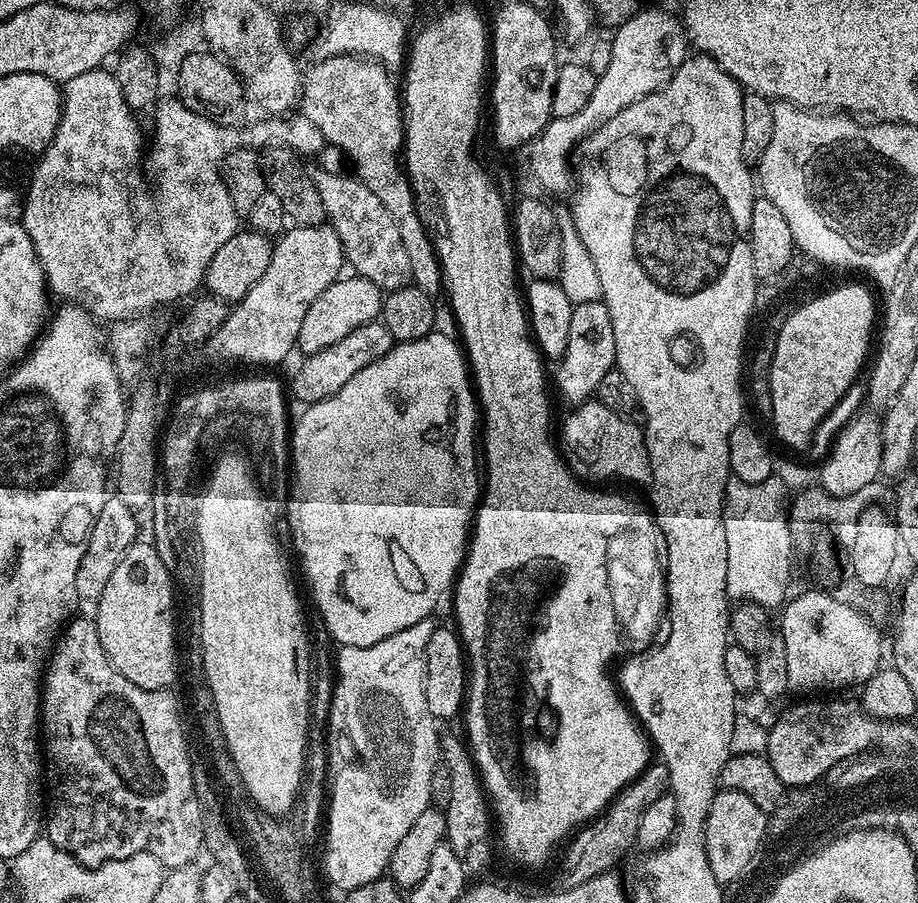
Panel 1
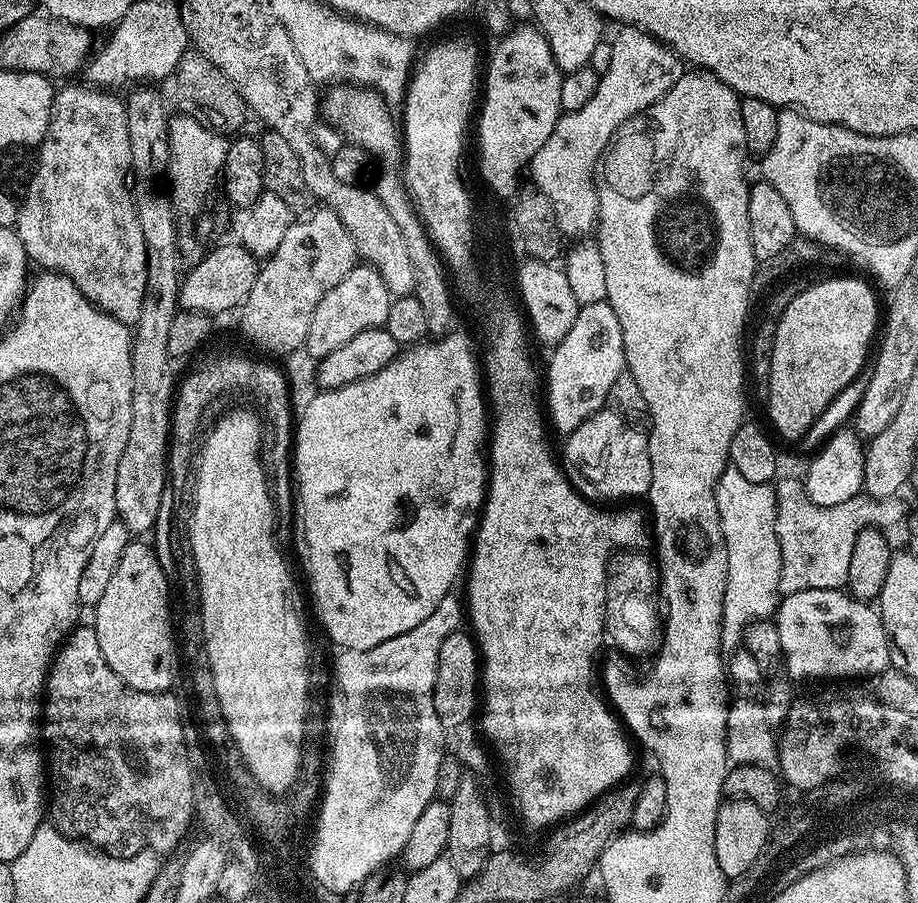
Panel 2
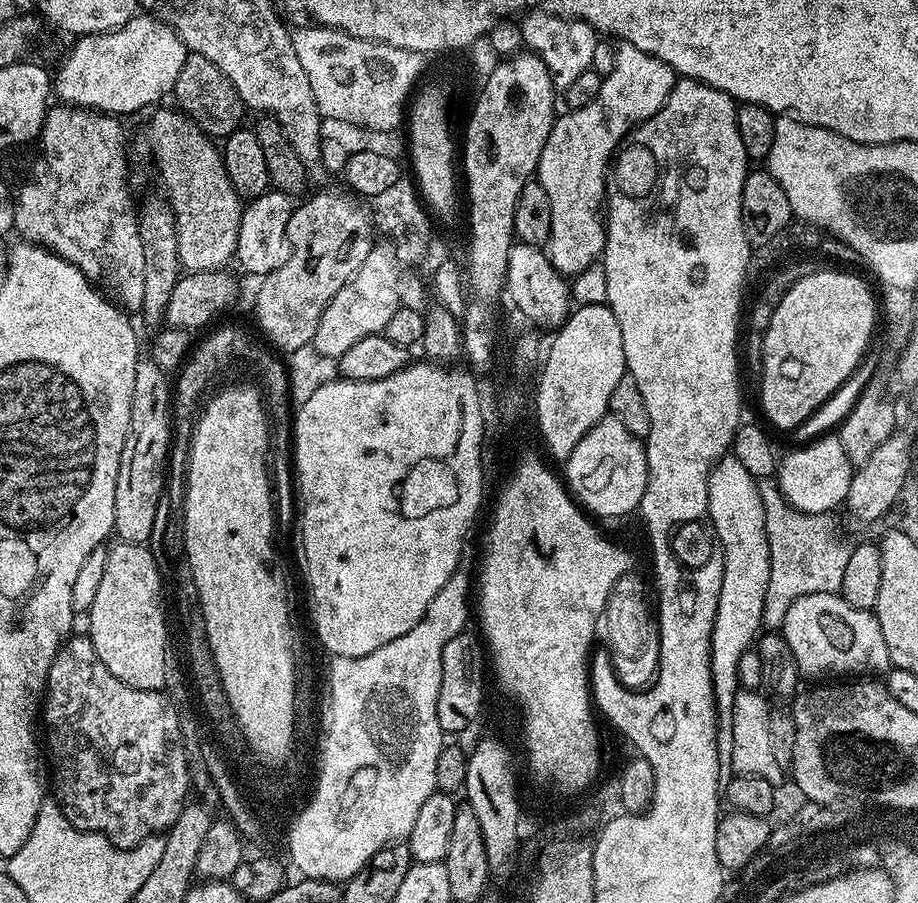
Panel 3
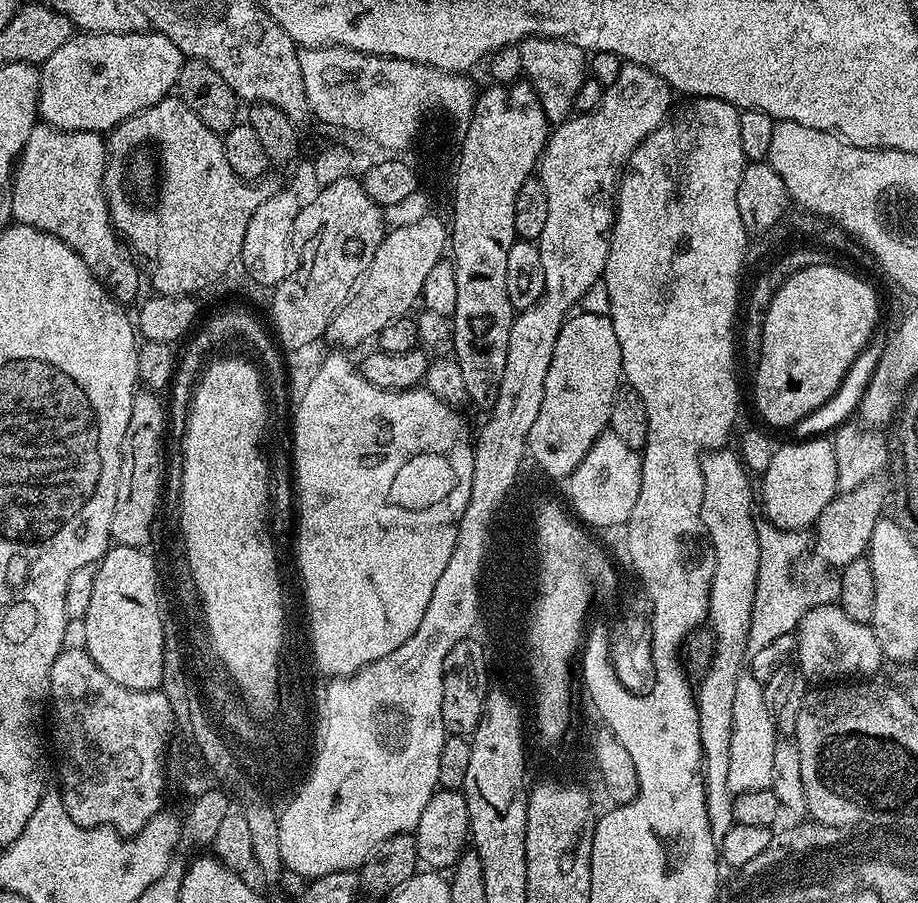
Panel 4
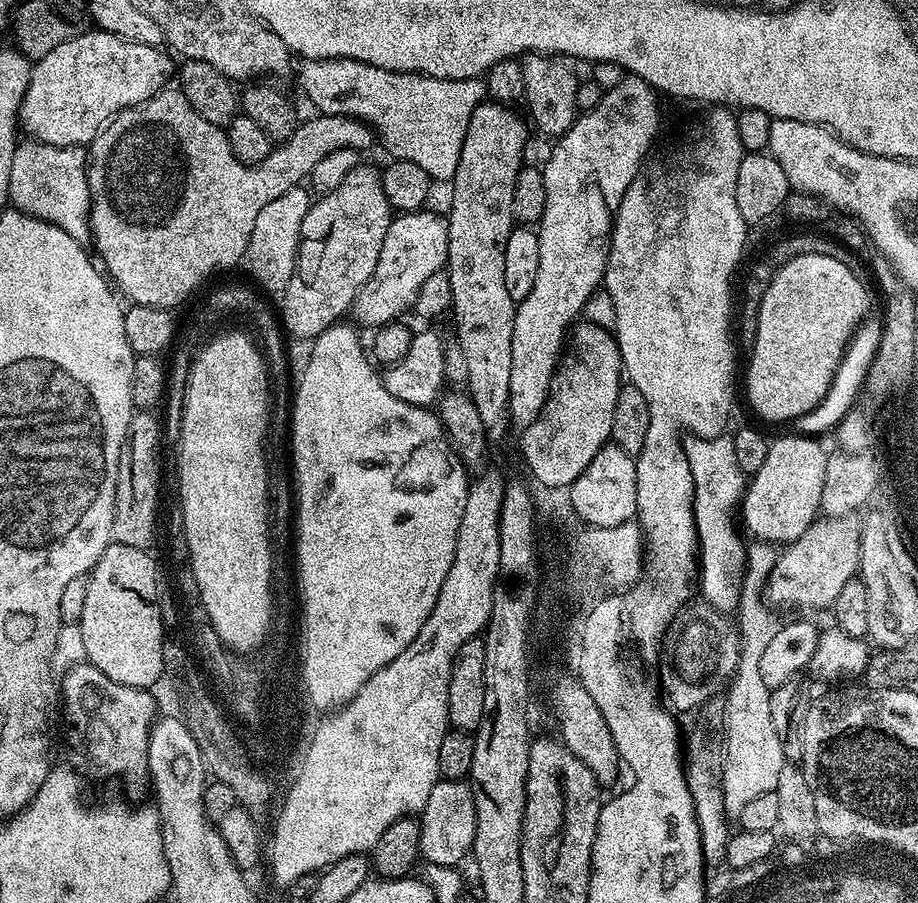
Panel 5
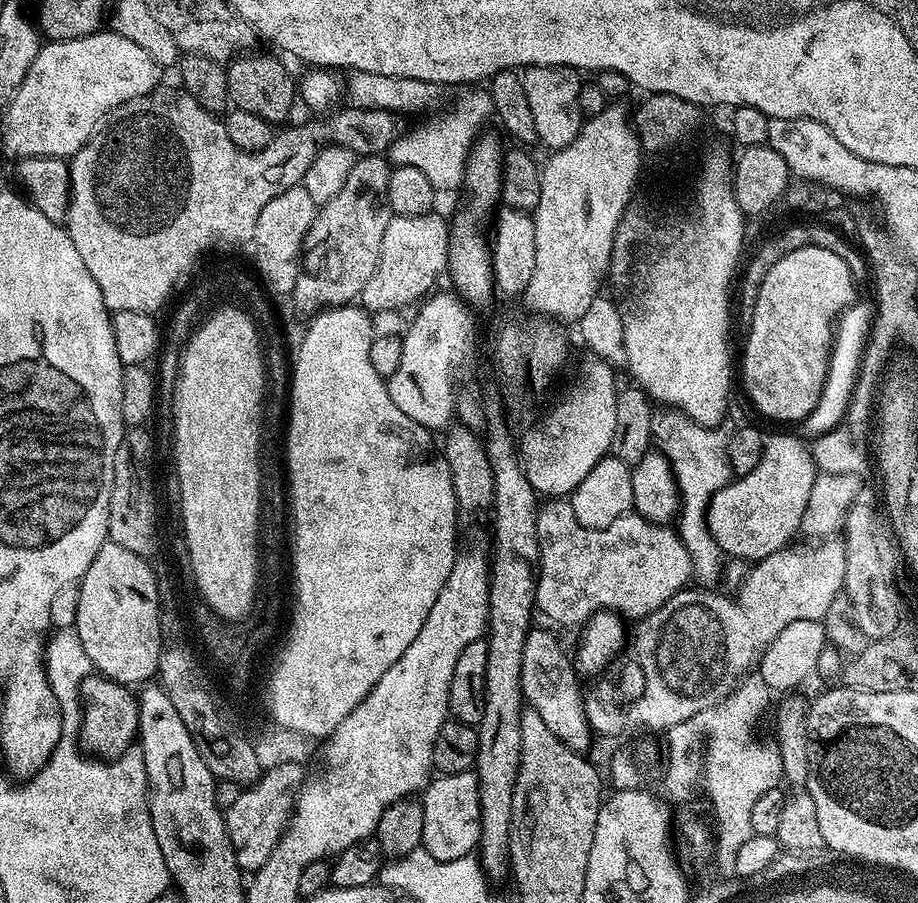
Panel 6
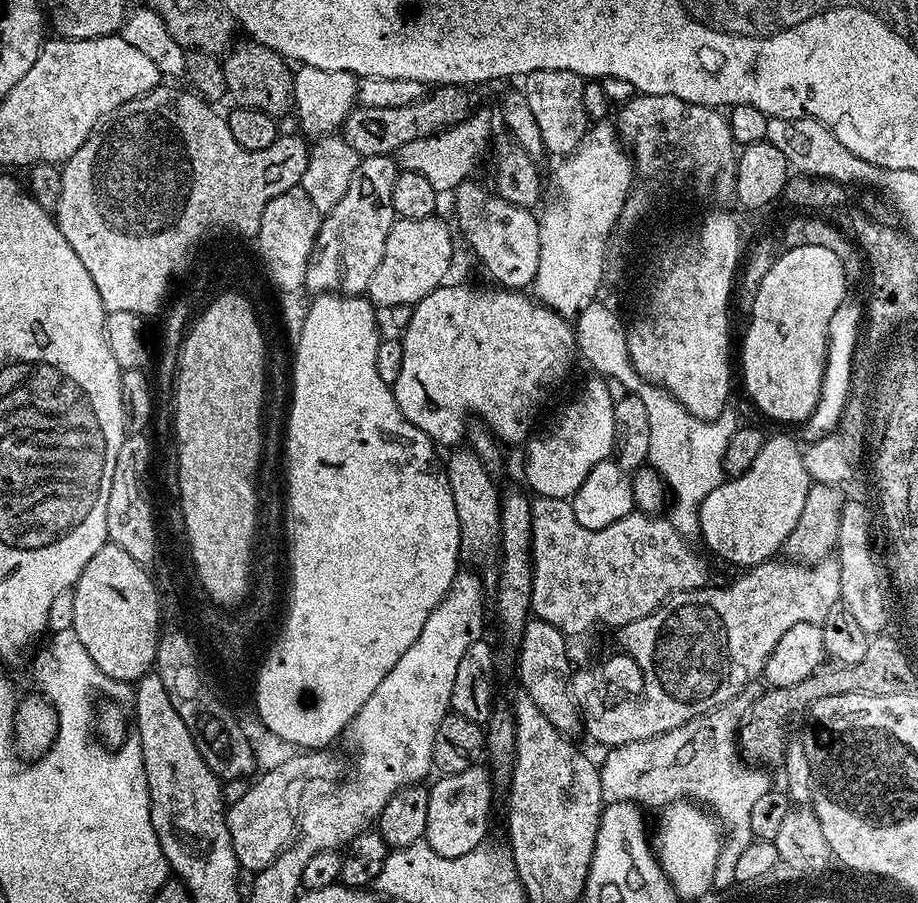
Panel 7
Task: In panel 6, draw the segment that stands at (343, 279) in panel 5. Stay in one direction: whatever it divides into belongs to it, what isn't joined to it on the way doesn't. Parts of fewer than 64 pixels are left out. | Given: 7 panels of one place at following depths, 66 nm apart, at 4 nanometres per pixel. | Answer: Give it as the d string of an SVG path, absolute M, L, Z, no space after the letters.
M383 155L359 157L346 178L346 186L317 211L304 239L302 271L294 296L302 311L316 314L329 306L351 305L370 282L378 266L382 234L386 234L386 226L394 215L388 205L391 173Z

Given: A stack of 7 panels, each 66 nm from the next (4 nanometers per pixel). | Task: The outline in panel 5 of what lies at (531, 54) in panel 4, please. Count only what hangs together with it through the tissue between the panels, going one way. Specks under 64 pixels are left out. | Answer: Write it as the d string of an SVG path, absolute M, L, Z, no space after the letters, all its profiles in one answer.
M533 52L520 60L522 66L522 82L524 83L523 103L528 104L527 115L532 115L531 123L544 136L559 138L565 136L570 126L576 121L578 109L578 86L582 82L582 75L578 69L577 61L570 56L557 56Z

